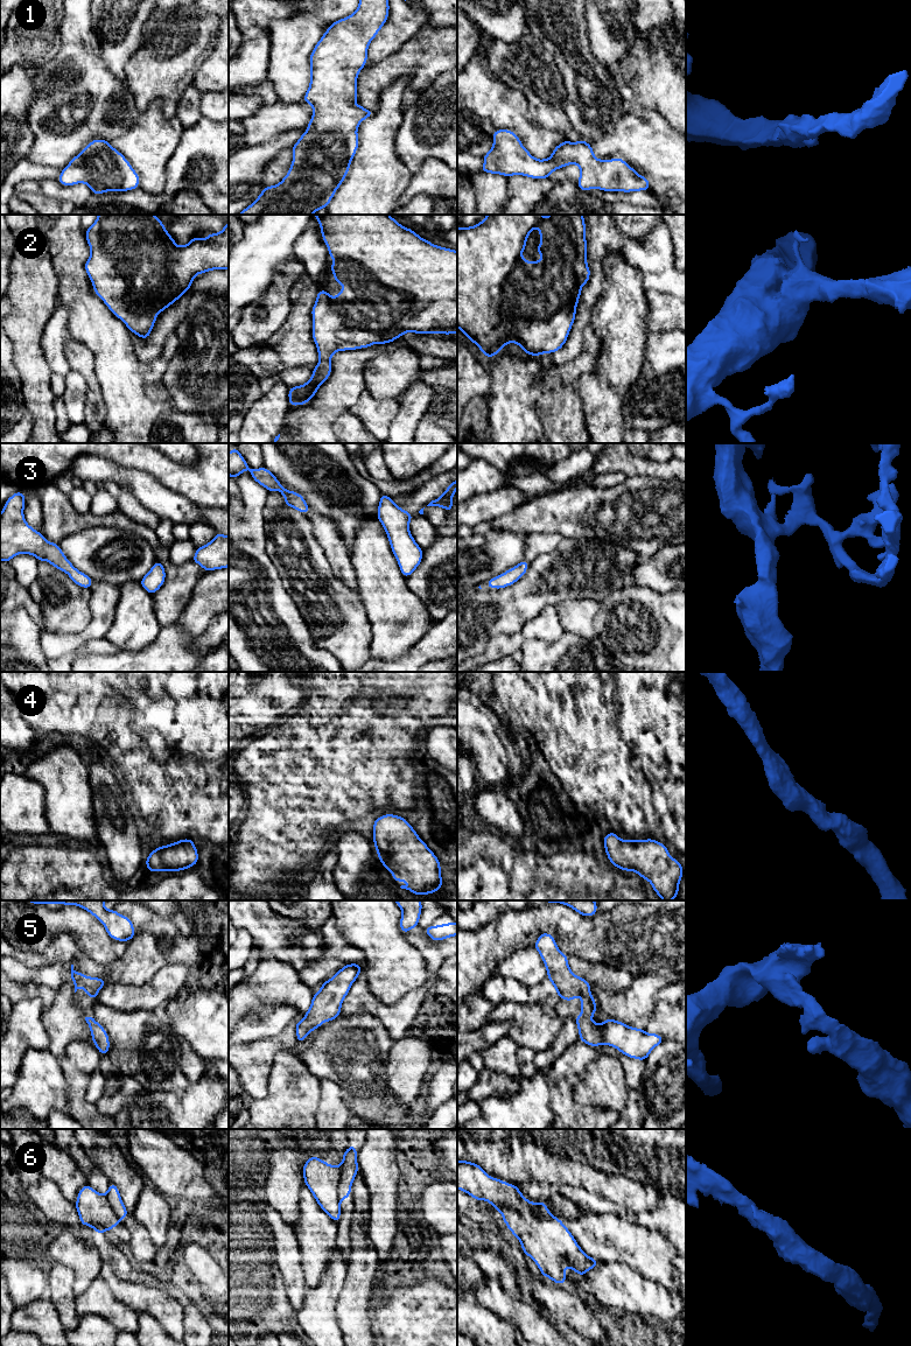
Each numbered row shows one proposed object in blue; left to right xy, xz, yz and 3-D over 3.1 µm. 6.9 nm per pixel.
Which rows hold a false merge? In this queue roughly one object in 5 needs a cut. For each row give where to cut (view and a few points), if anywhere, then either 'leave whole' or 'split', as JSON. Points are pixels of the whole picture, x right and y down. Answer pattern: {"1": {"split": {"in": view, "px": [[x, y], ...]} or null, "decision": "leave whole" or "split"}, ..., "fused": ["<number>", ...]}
{"1": {"split": null, "decision": "leave whole"}, "2": {"split": null, "decision": "leave whole"}, "3": {"split": null, "decision": "leave whole"}, "4": {"split": null, "decision": "leave whole"}, "5": {"split": null, "decision": "leave whole"}, "6": {"split": {"in": "yz", "px": [[531, 1203], [524, 1207], [495, 1207]]}, "decision": "split"}, "fused": ["6"]}

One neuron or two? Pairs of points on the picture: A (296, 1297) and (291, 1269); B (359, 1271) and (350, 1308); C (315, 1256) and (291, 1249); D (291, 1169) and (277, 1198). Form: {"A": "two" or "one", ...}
{"A": "one", "B": "one", "C": "two", "D": "one"}

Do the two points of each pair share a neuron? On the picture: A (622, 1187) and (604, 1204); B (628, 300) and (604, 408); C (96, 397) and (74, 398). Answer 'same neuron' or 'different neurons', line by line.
A: different neurons
B: same neuron
C: different neurons

